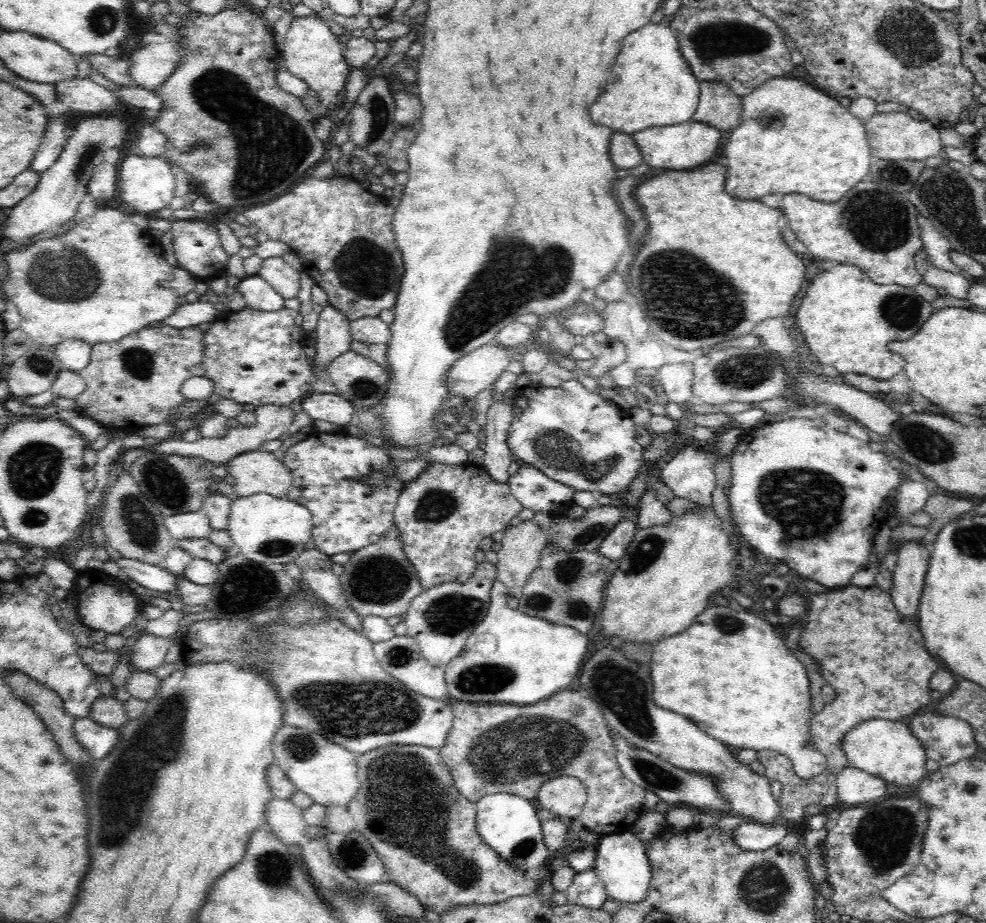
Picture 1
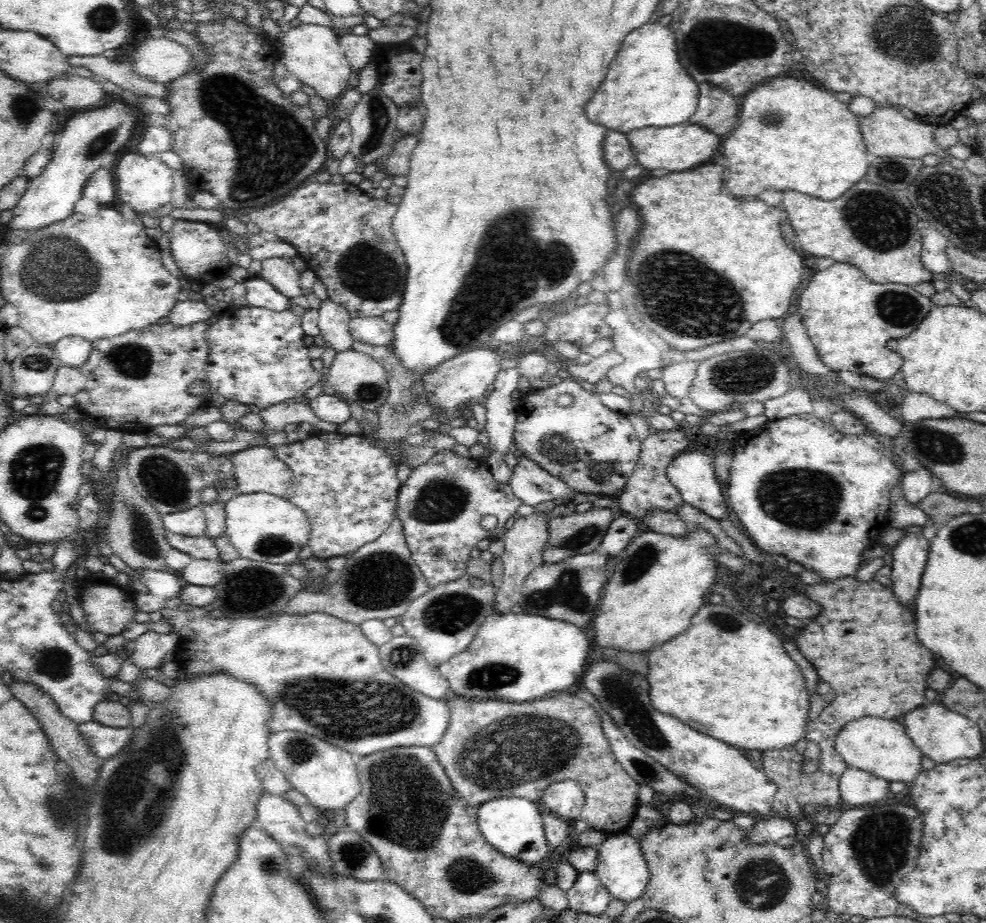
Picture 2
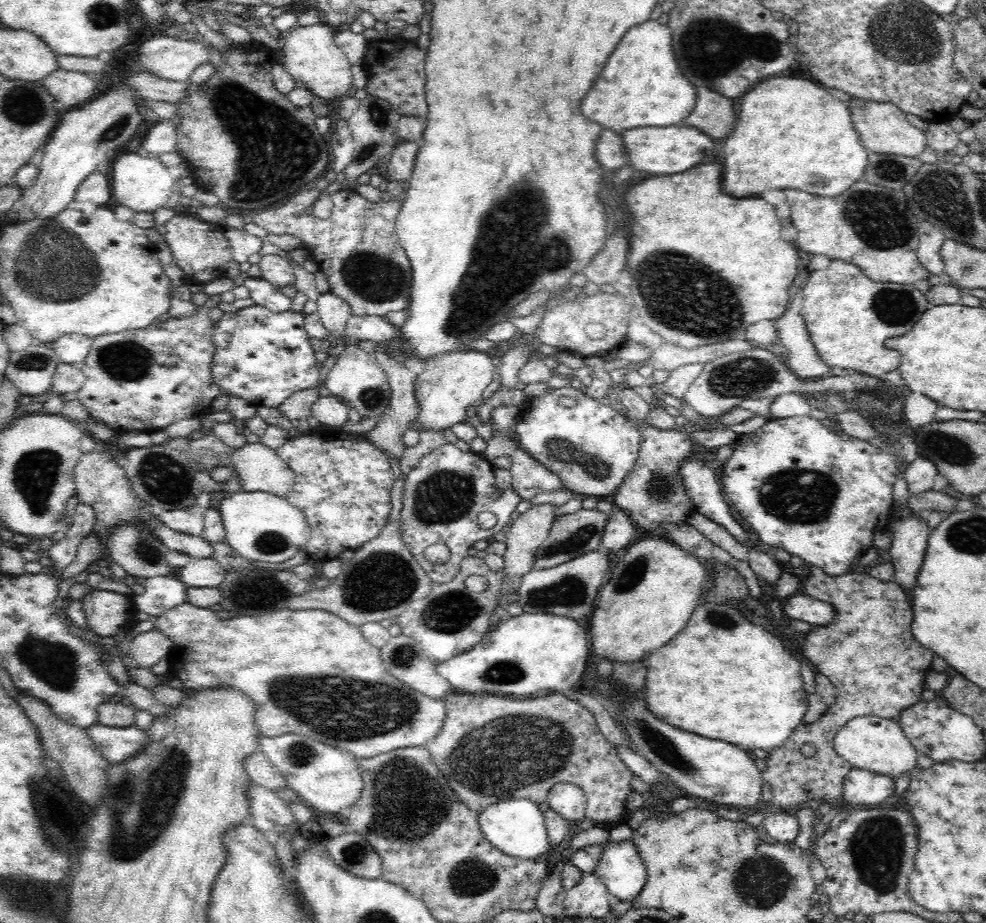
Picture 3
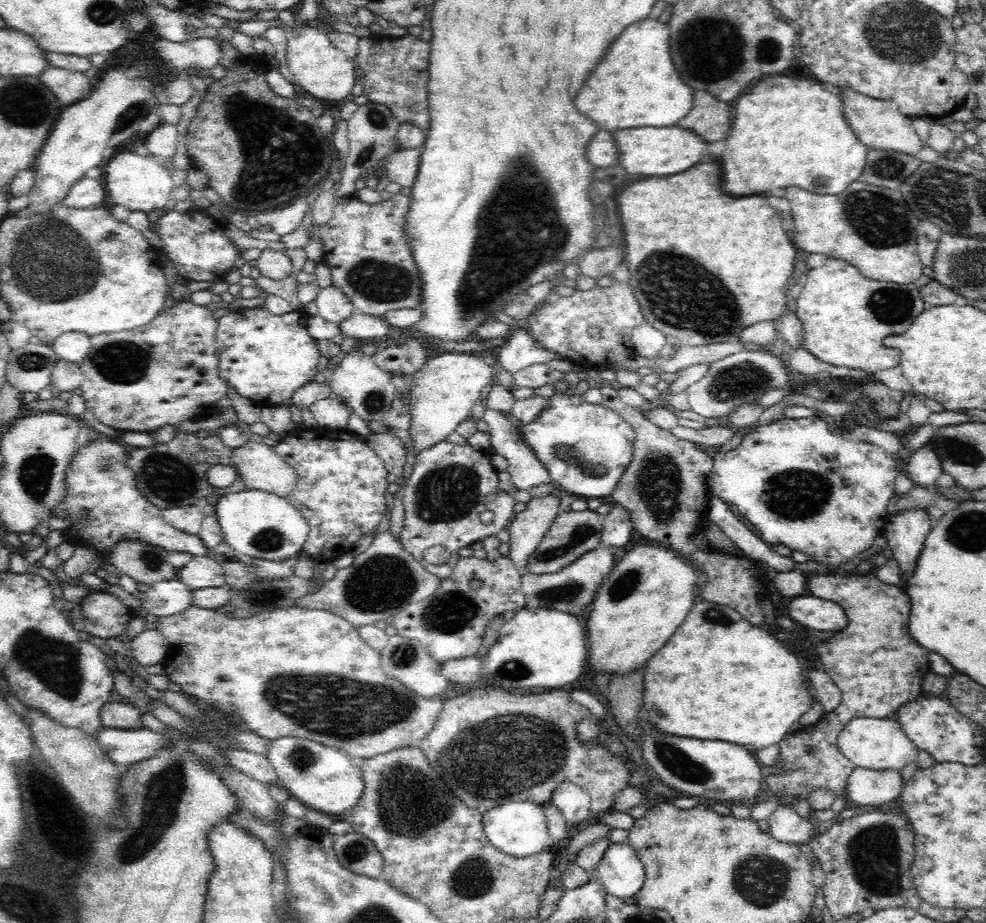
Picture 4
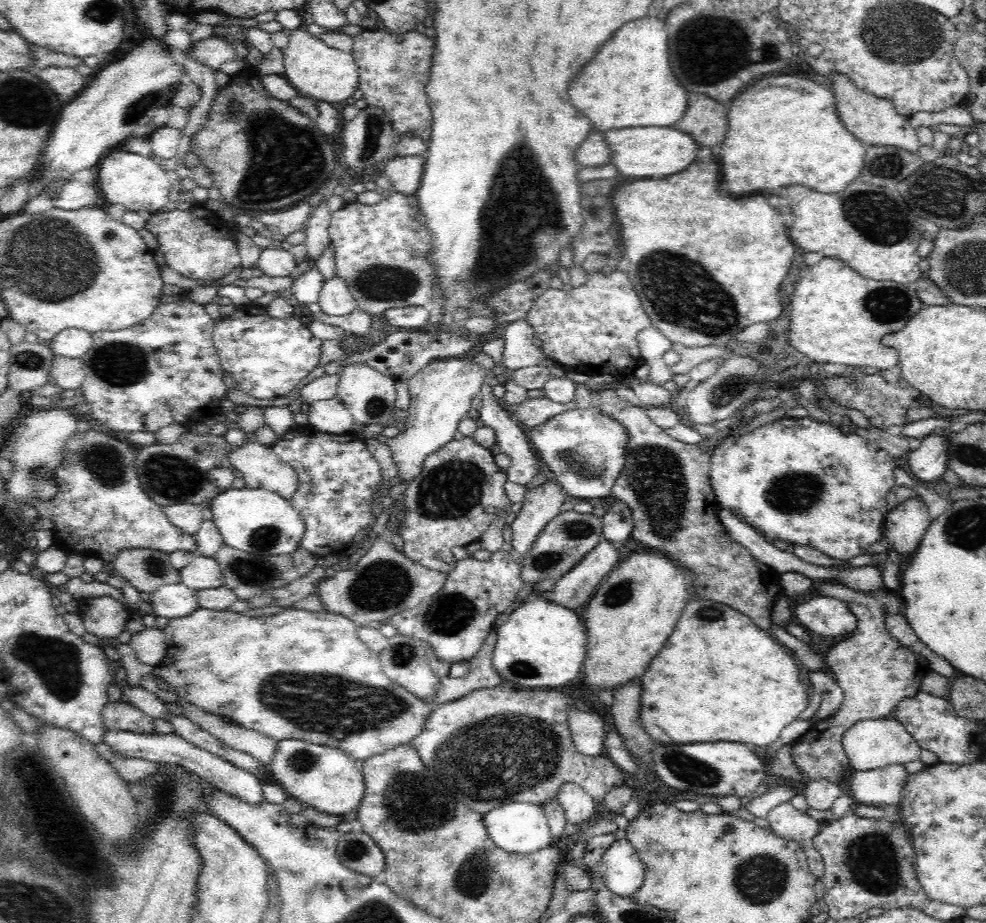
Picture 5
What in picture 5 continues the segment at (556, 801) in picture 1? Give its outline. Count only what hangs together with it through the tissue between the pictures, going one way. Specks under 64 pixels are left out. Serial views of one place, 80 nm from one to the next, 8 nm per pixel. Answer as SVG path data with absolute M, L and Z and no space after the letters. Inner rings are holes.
M564 783L555 795L564 809L567 822L581 828L592 818L596 803L594 799L581 787L574 783Z

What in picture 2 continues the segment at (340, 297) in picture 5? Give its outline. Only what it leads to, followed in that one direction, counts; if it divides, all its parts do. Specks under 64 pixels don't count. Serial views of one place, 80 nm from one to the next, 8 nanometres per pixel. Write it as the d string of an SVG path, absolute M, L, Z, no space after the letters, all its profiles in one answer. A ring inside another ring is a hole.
M328 298L321 302L318 312L317 325L322 346L338 353L353 348L354 340L349 329L351 316L348 310L340 304L332 303Z

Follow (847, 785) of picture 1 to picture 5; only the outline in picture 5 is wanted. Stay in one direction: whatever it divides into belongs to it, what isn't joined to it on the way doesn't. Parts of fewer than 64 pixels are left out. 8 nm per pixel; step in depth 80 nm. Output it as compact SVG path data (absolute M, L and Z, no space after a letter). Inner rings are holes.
M889 765L875 770L854 770L850 778L851 798L860 804L899 804L909 778L904 765Z

